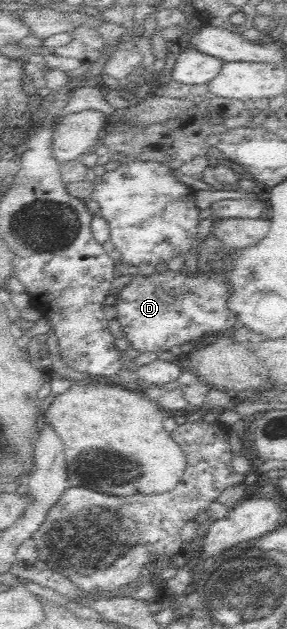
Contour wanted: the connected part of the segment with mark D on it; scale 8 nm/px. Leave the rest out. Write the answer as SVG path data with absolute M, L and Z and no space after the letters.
M200 272L194 276L185 273L154 273L151 277L135 275L135 279L127 285L117 296L117 321L123 326L124 337L131 343L130 351L139 354L144 351L154 351L160 355L168 354L171 347L180 346L185 341L193 341L196 345L209 337L215 331L227 331L235 325L235 316L227 310L229 288L221 273L211 273L210 277Z

